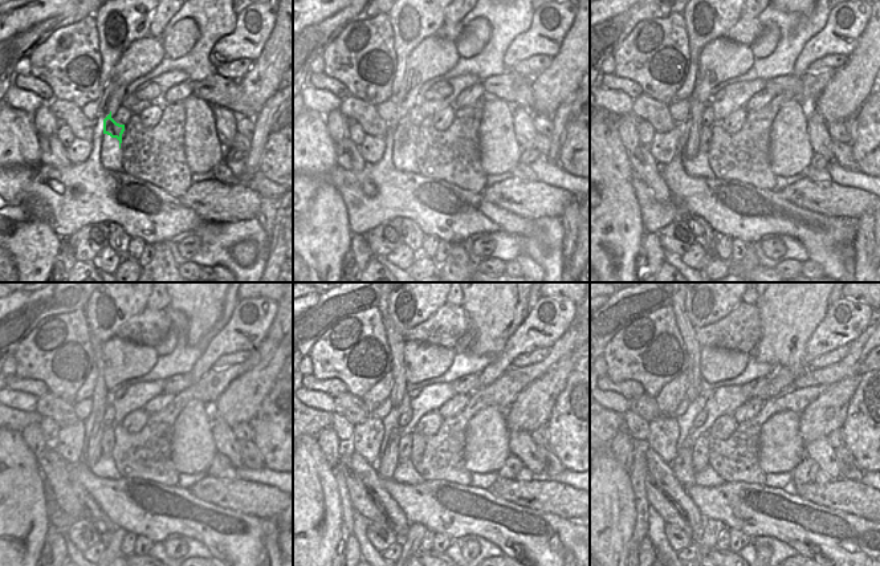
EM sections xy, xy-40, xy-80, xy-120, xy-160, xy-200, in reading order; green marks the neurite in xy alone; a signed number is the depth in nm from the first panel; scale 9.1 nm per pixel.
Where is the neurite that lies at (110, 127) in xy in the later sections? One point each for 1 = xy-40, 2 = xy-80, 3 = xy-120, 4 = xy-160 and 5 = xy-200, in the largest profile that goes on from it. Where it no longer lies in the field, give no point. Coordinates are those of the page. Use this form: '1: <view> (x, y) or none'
1: xy-40 (410, 131)
2: xy-80 (705, 133)
3: xy-120 (108, 443)
4: xy-160 (404, 447)
5: xy-200 (700, 456)

